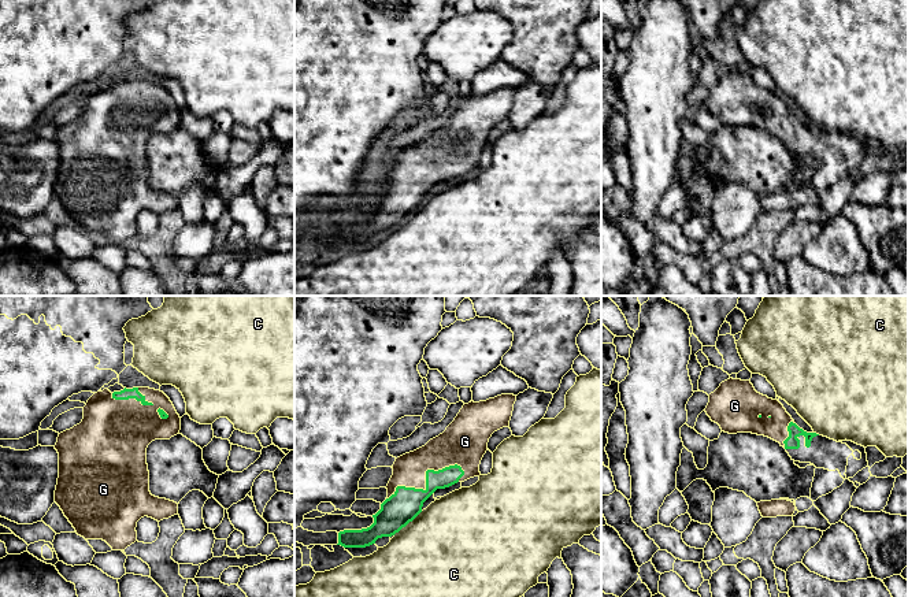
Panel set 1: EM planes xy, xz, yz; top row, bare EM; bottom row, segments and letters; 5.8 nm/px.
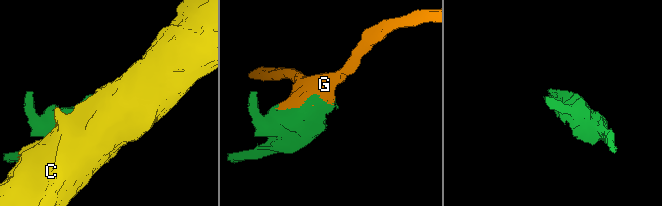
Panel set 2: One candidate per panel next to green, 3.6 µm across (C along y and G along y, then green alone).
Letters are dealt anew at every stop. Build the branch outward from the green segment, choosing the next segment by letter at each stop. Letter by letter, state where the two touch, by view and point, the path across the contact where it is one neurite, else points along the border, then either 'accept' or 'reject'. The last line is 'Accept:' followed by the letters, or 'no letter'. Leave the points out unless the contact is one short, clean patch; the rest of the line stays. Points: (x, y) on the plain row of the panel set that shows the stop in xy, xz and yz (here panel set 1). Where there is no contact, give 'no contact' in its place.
C: xz (407, 217) | reject
G: xz (426, 174) | accept
Accept: G

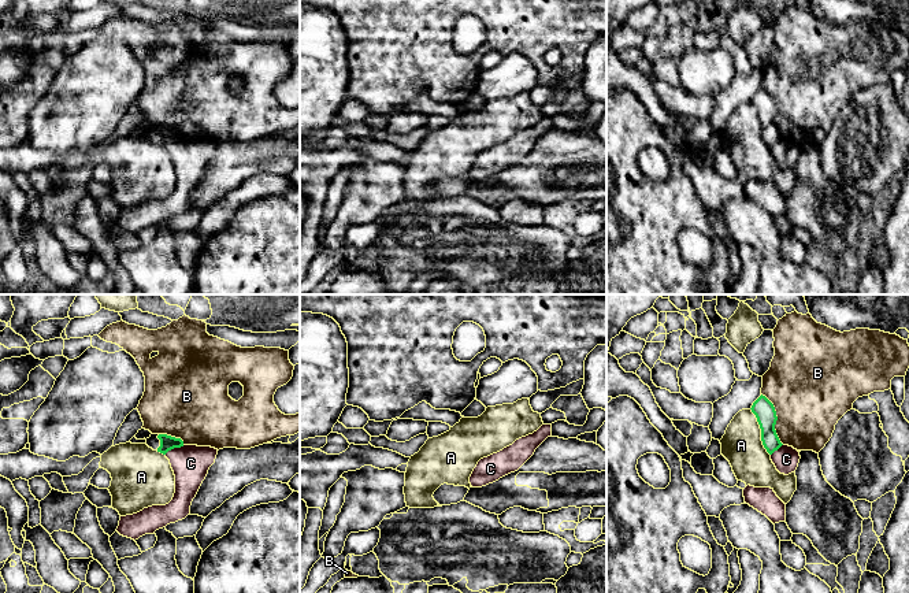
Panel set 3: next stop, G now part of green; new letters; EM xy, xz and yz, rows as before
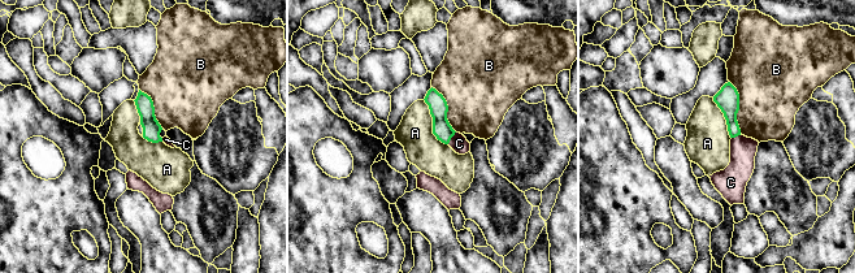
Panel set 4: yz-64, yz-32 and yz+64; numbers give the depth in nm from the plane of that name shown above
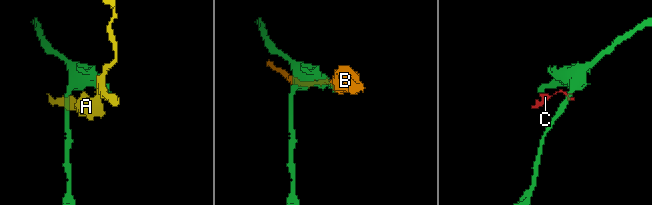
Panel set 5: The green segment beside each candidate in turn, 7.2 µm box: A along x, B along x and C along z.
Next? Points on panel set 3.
A: yz (761, 125) | reject
B: yz (776, 112) | reject
C: xy (174, 140) | along xy (184, 139), (174, 140), (164, 147) | reject
Accept: no letter

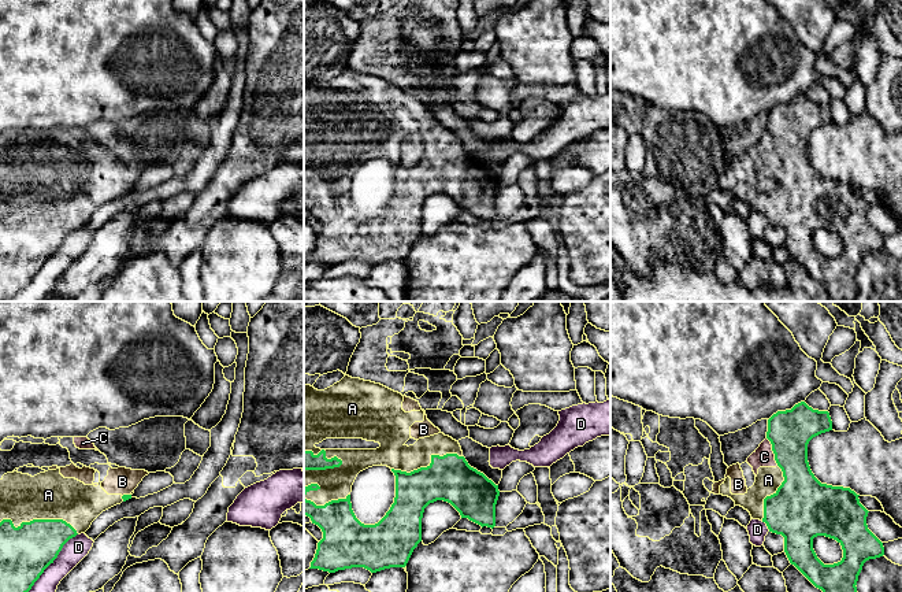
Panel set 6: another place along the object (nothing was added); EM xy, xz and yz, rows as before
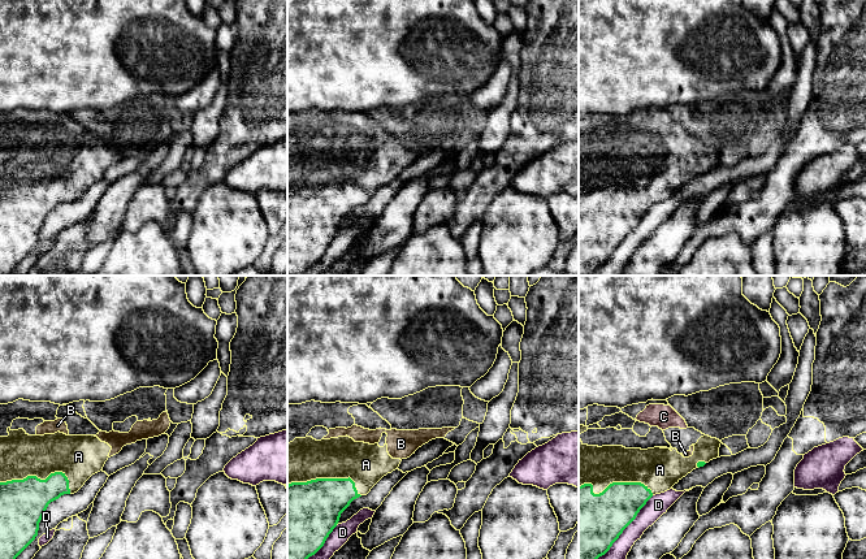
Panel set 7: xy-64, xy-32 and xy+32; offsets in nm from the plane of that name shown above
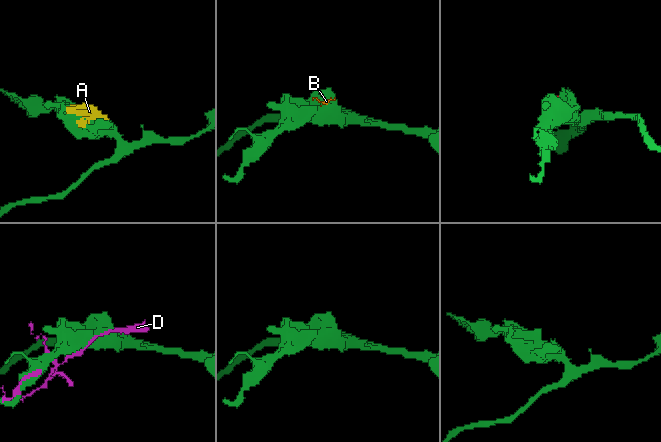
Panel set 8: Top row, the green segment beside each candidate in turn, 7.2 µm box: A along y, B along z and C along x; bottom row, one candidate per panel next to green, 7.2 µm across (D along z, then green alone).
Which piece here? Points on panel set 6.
A: xy (39, 213) | accept
B: xy (125, 188) | accept
C: yz (772, 143) | accept
D: xy (40, 267) | reject
Accept: A, B, C

